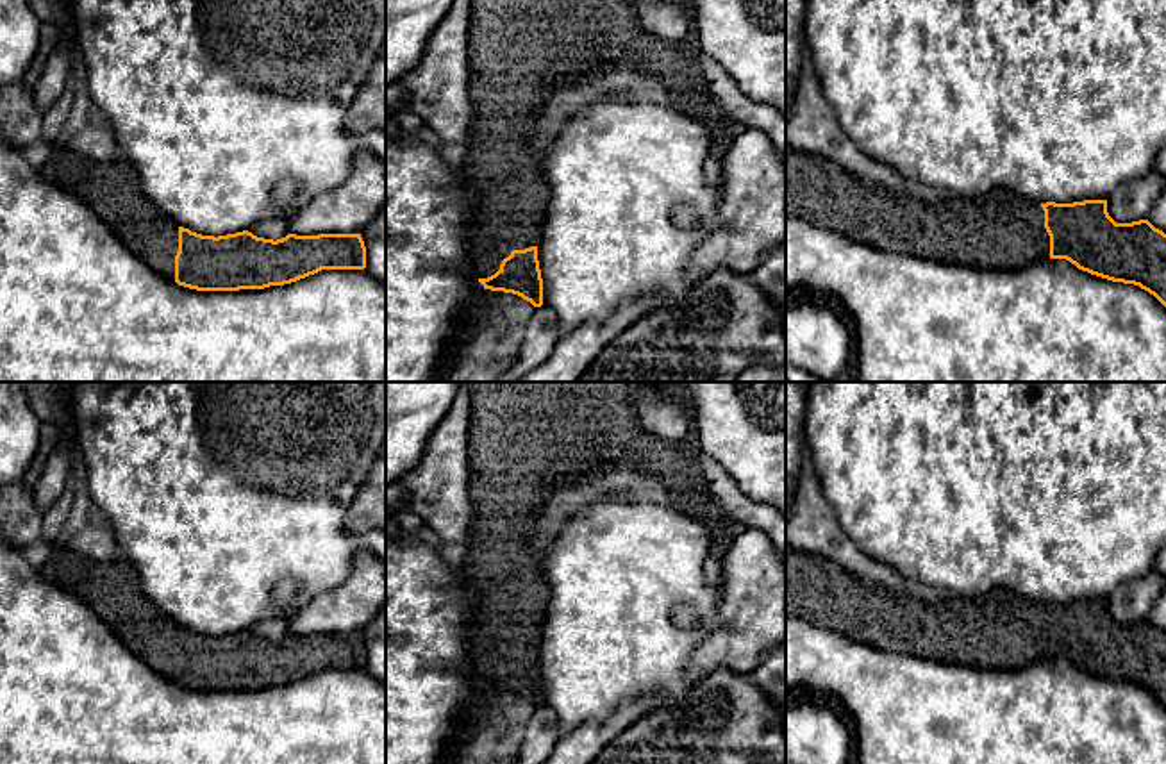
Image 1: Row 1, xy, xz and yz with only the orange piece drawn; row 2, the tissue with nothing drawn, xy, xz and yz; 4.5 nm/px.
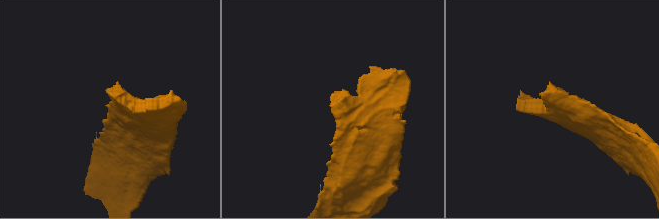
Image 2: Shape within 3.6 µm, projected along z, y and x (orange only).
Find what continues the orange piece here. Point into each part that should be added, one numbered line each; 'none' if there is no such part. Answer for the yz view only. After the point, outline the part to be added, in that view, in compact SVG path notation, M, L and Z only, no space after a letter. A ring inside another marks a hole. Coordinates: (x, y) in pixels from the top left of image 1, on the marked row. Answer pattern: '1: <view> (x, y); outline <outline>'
1: yz (999, 231); outline M786 145L786 216L832 228L889 253L909 253L952 264L1018 270L1050 259L1041 203L995 191L982 198L946 196L934 205L893 193L854 175L834 161Z

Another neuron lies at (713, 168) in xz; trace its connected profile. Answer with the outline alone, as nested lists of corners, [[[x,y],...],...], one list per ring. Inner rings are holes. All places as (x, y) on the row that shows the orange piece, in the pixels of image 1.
[[[709,154],[704,166],[704,175],[709,186],[718,186],[721,179],[723,164],[721,155]]]

